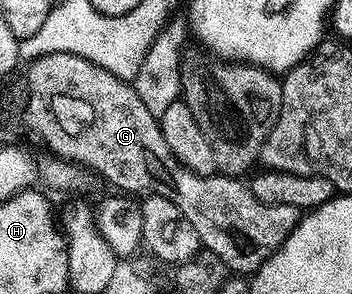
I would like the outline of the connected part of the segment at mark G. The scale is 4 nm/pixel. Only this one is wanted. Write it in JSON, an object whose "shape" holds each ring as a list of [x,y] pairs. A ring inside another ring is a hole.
{"shape":[[[67,53],[39,57],[30,62],[26,69],[30,93],[27,97],[27,121],[52,149],[52,154],[83,167],[89,165],[124,194],[136,195],[142,189],[147,189],[145,191],[177,203],[181,215],[185,215],[185,219],[193,223],[193,231],[197,231],[200,246],[217,255],[217,259],[221,259],[221,263],[225,263],[232,274],[254,275],[299,226],[301,210],[297,207],[284,207],[281,203],[261,203],[261,199],[253,195],[250,184],[244,183],[238,177],[198,177],[196,173],[185,168],[175,158],[173,151],[169,151],[169,143],[165,143],[165,135],[161,135],[157,118],[141,103],[132,82],[122,81],[117,75],[110,74],[104,67],[94,65],[89,59]]]}

